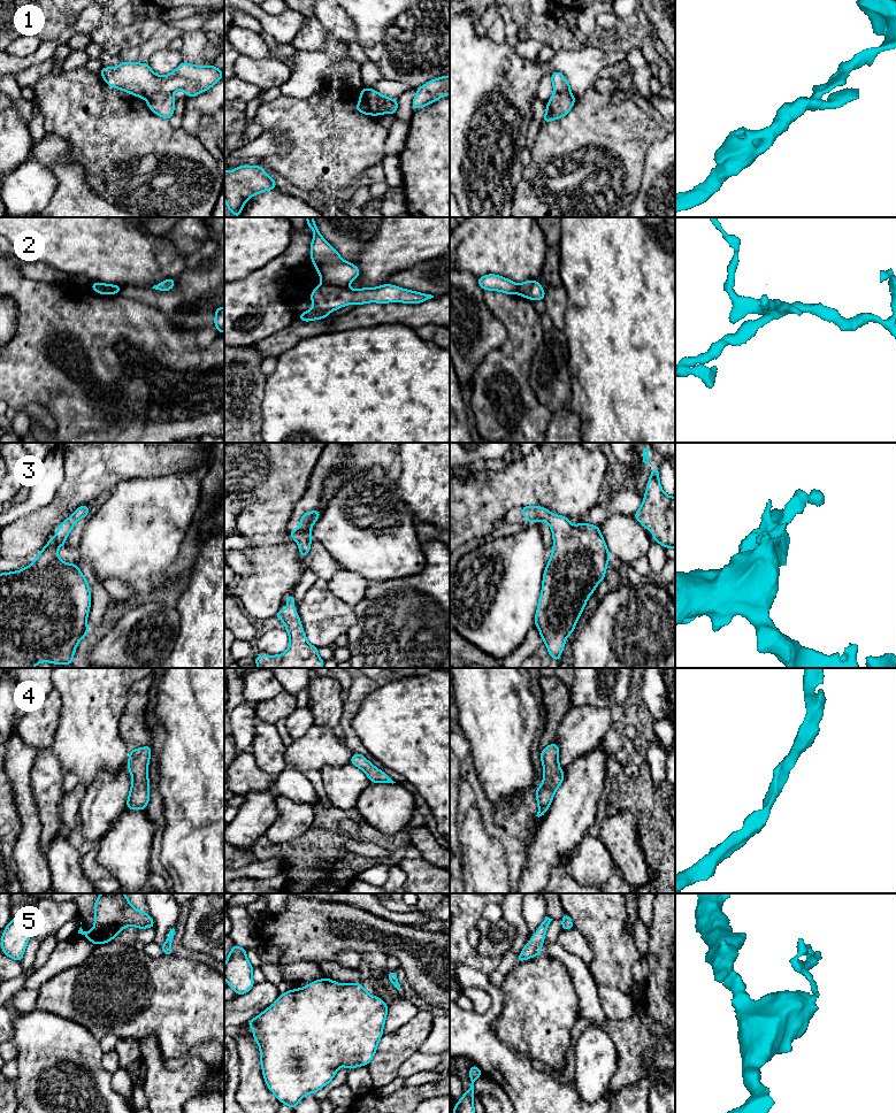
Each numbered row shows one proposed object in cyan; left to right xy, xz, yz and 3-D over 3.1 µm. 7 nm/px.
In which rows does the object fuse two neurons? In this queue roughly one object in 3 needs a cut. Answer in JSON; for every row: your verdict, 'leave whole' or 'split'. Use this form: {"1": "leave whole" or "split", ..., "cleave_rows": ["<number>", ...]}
{"1": "split", "2": "split", "3": "leave whole", "4": "leave whole", "5": "leave whole", "cleave_rows": ["1", "2"]}

